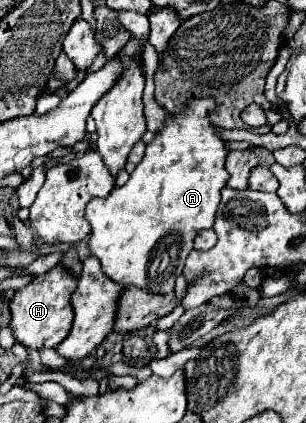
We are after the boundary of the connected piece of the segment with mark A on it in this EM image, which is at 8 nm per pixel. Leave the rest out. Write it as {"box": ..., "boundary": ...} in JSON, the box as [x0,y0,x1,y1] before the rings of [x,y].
{"box":[86,98,228,294],"boundary":[[[200,98],[200,100],[190,102],[186,114],[178,114],[178,116],[168,118],[168,120],[166,120],[166,128],[162,128],[162,130],[158,132],[158,136],[146,146],[146,154],[144,154],[142,162],[136,166],[136,170],[130,174],[128,182],[126,182],[124,186],[120,186],[120,188],[114,188],[108,198],[104,198],[104,200],[102,200],[102,198],[94,198],[94,200],[88,204],[88,208],[86,208],[86,220],[90,222],[90,228],[92,228],[90,238],[88,238],[88,248],[90,248],[90,254],[100,260],[102,272],[104,272],[110,280],[114,280],[114,282],[118,282],[118,284],[122,284],[122,286],[136,286],[136,288],[140,288],[140,290],[148,290],[150,294],[170,294],[170,292],[174,292],[174,282],[176,282],[176,278],[182,274],[184,260],[186,260],[186,256],[188,256],[190,250],[192,250],[192,240],[194,240],[194,236],[198,234],[198,230],[212,228],[214,216],[216,216],[216,210],[218,210],[218,202],[220,202],[220,190],[226,186],[226,180],[228,180],[228,172],[226,172],[226,168],[224,168],[224,158],[226,158],[228,152],[226,152],[226,148],[224,148],[224,140],[222,140],[220,136],[216,136],[214,126],[212,126],[210,120],[208,120],[208,112],[210,112],[212,108],[214,108],[214,102],[210,102],[210,98]]]}

